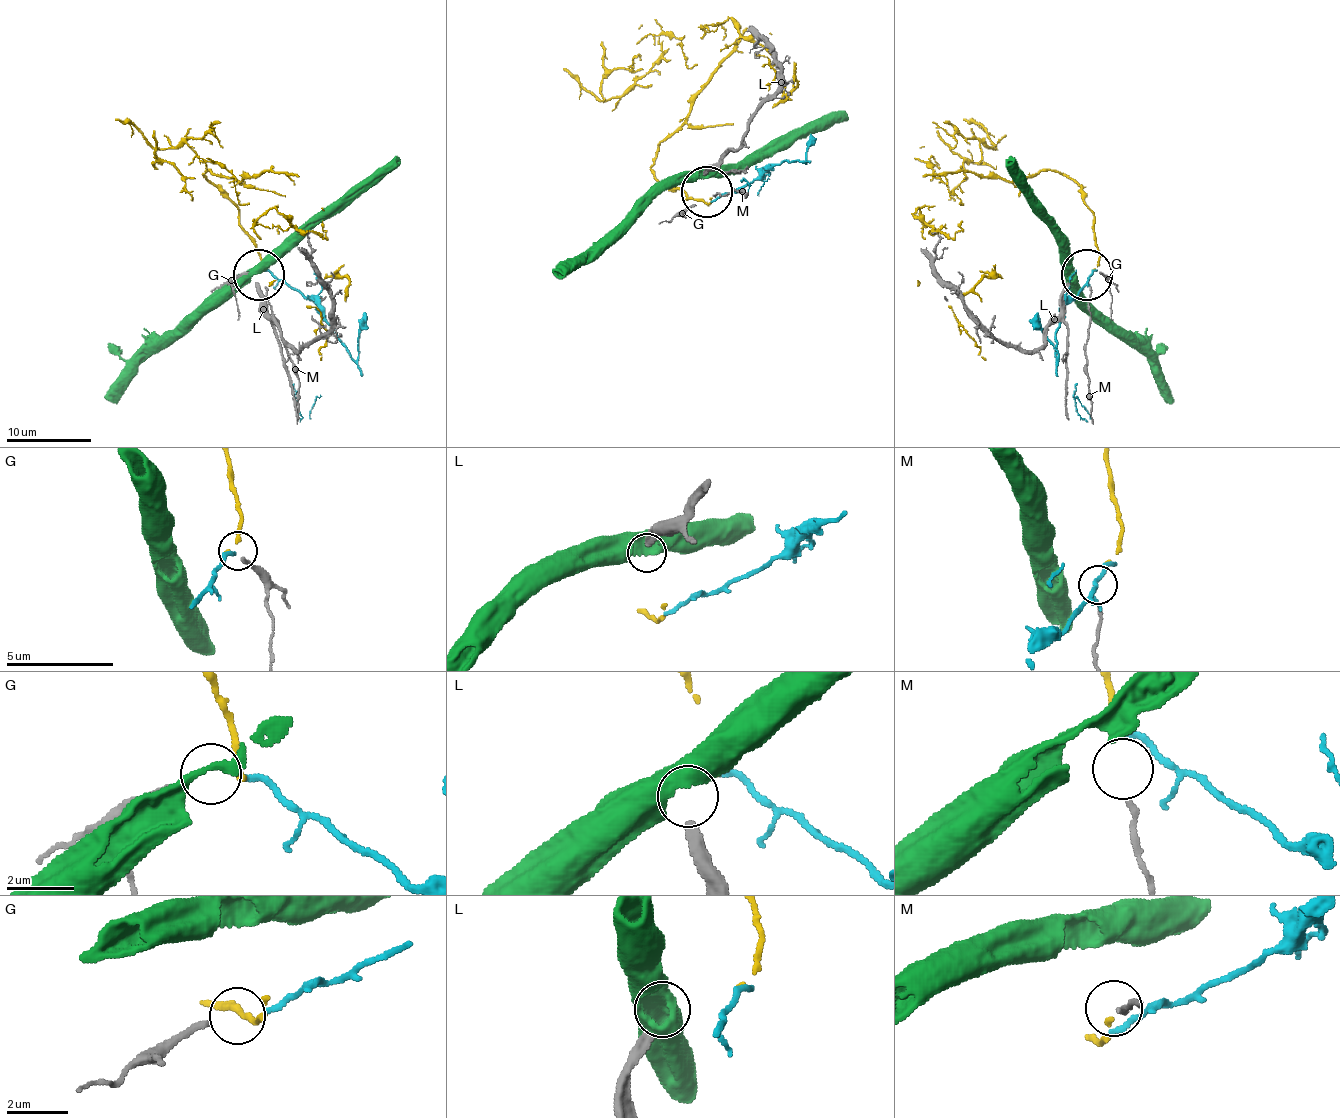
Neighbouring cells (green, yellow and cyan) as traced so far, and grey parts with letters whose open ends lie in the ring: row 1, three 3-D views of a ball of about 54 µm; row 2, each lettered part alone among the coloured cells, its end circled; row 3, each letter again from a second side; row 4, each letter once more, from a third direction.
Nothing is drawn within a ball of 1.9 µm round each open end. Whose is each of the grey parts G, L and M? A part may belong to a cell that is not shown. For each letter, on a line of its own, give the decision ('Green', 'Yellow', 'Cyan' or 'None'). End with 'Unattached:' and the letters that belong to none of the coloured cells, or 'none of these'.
G: Cyan
L: None
M: Yellow
Unattached: L

